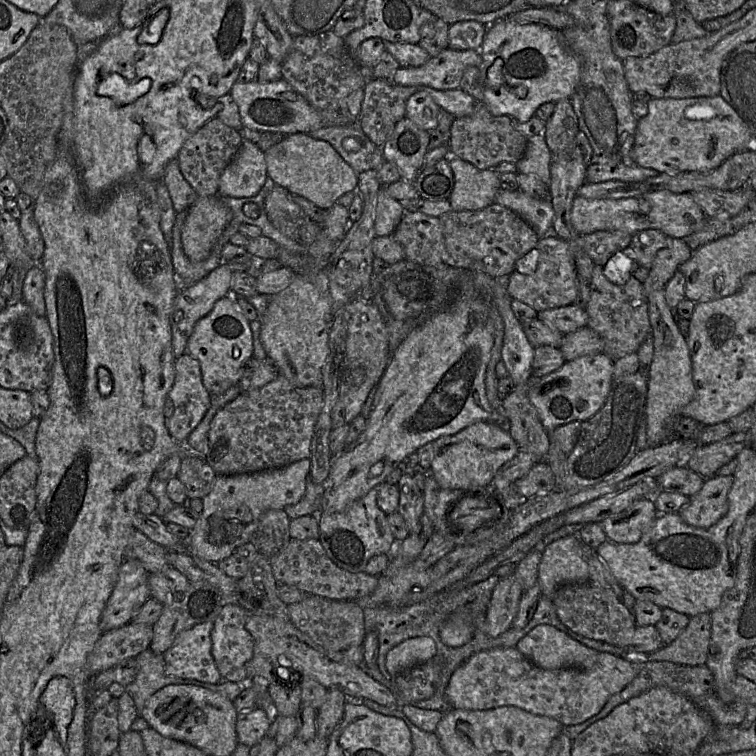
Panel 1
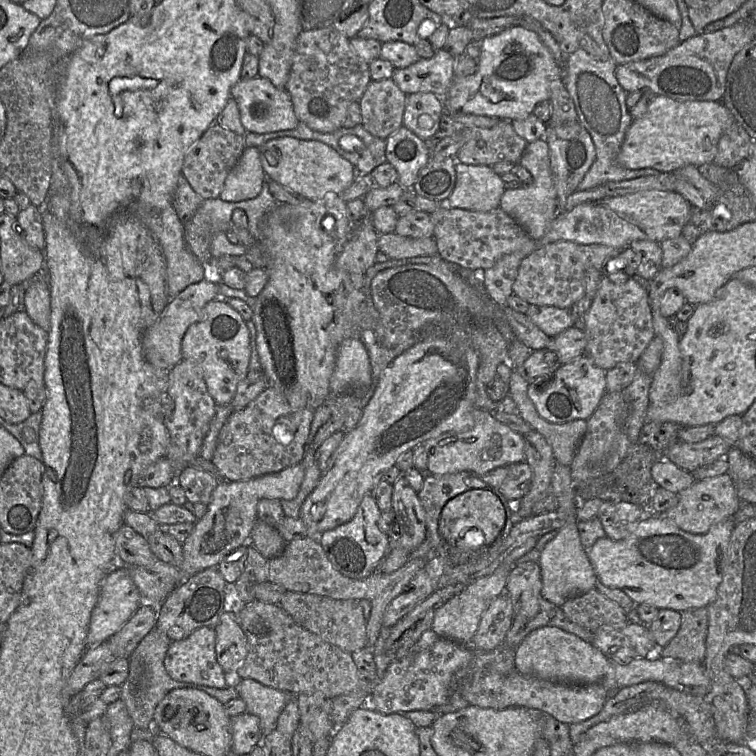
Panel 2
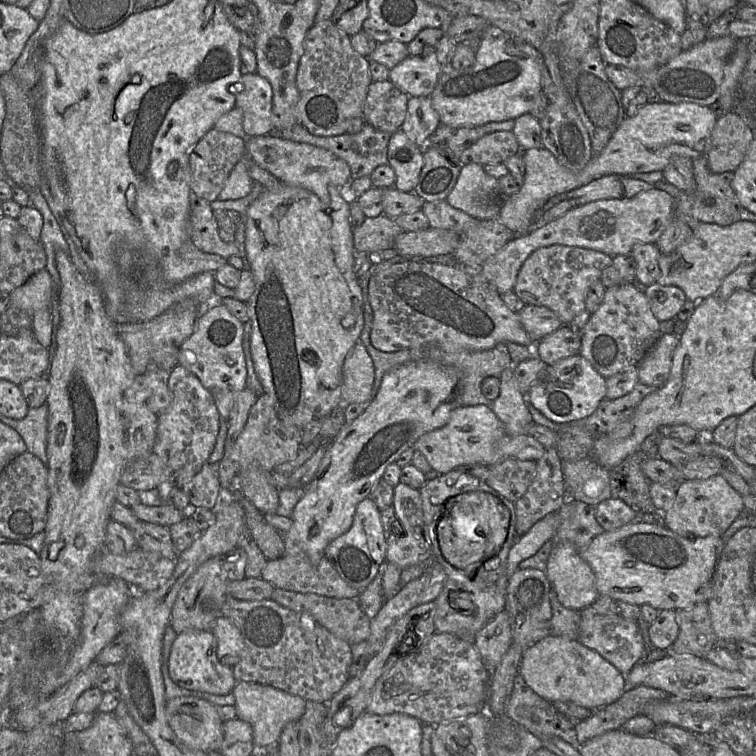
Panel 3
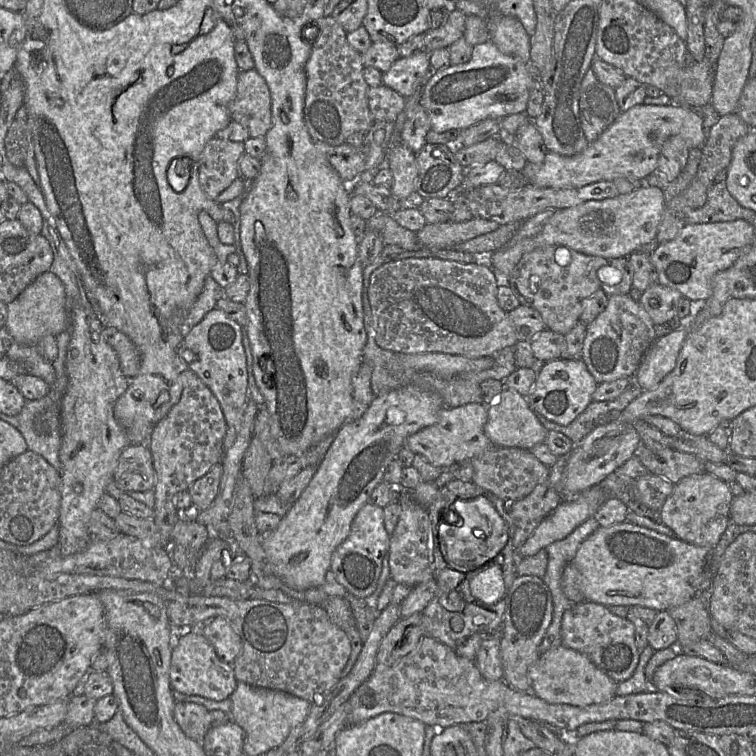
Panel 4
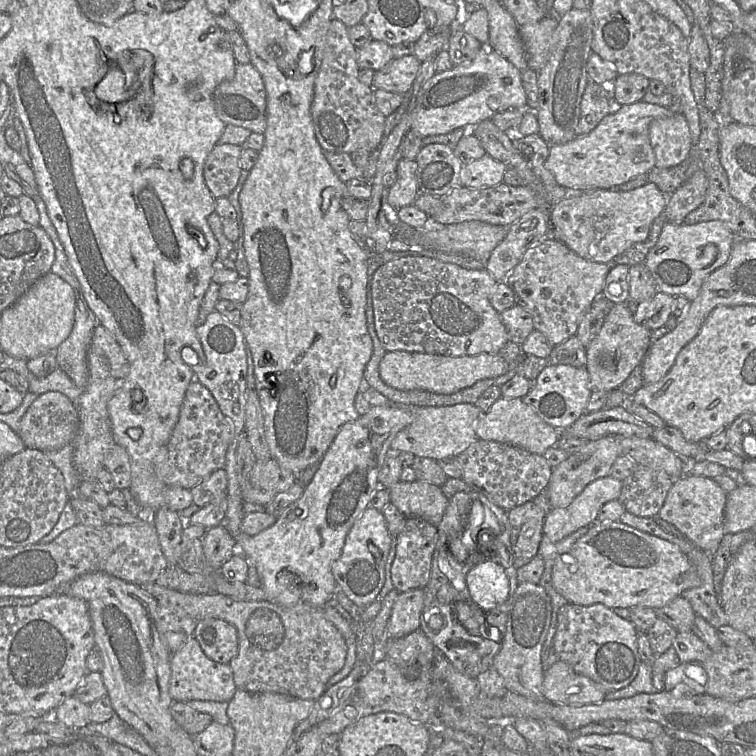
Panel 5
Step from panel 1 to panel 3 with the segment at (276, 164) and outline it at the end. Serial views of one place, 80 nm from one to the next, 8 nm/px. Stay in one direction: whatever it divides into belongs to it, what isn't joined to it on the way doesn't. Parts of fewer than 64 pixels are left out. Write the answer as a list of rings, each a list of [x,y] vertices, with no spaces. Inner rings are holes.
[[[275,134],[246,137],[246,155],[283,184],[305,188],[316,194],[324,203],[330,202],[329,185],[342,188],[351,178],[349,165],[330,151]]]

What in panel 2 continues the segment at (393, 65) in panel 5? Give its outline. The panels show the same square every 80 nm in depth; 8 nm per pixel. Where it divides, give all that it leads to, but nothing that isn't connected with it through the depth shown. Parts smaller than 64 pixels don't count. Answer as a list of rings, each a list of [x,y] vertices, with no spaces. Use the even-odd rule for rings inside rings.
[[[441,49],[432,58],[420,58],[406,68],[395,69],[391,79],[406,95],[430,92],[446,96],[455,76],[455,59]]]

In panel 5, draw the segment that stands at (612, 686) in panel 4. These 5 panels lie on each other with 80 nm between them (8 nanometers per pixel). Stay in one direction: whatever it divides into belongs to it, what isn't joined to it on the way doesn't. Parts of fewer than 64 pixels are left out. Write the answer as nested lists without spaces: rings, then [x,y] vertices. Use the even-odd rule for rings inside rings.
[[[558,660],[544,671],[543,696],[553,704],[583,706],[604,701],[607,691]]]

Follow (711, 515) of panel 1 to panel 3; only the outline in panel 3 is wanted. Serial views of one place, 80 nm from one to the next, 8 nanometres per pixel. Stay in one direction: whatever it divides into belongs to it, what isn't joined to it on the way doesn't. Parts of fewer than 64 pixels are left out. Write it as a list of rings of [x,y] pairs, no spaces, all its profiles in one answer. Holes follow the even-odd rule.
[[[717,474],[707,479],[683,480],[676,486],[676,496],[662,513],[662,523],[674,533],[689,538],[722,536],[744,511],[742,496]]]

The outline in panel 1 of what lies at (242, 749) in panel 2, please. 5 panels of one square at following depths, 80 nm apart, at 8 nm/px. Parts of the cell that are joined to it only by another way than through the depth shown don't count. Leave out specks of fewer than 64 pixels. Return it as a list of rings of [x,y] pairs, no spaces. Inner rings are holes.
[[[263,707],[238,713],[236,720],[238,742],[250,748],[260,742],[267,735],[272,719],[272,712]]]

